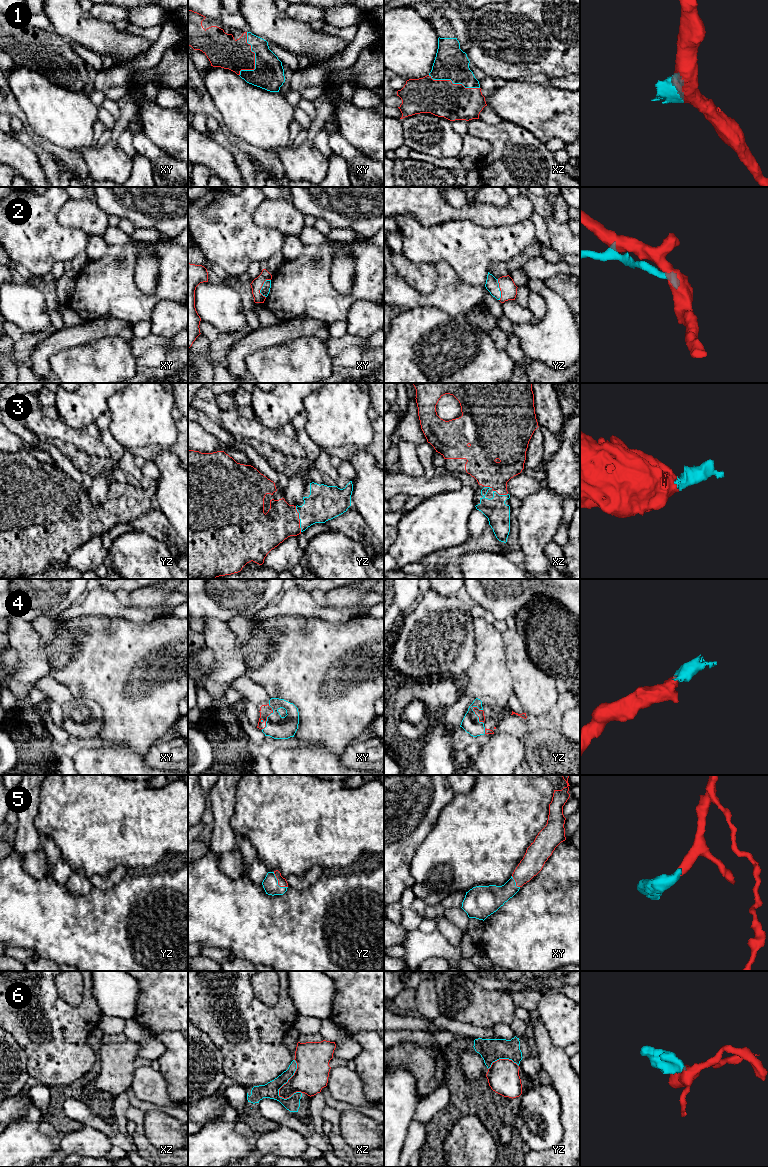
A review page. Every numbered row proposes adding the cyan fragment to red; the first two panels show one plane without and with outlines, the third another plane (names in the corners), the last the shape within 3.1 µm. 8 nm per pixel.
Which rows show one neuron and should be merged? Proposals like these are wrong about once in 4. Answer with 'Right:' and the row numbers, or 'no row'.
Right: 1, 2, 3, 4, 5

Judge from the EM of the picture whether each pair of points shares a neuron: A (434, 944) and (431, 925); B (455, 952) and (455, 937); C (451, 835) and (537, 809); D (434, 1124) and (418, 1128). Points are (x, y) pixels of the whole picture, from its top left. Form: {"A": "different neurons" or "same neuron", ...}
{"A": "different neurons", "B": "different neurons", "C": "same neuron", "D": "different neurons"}

